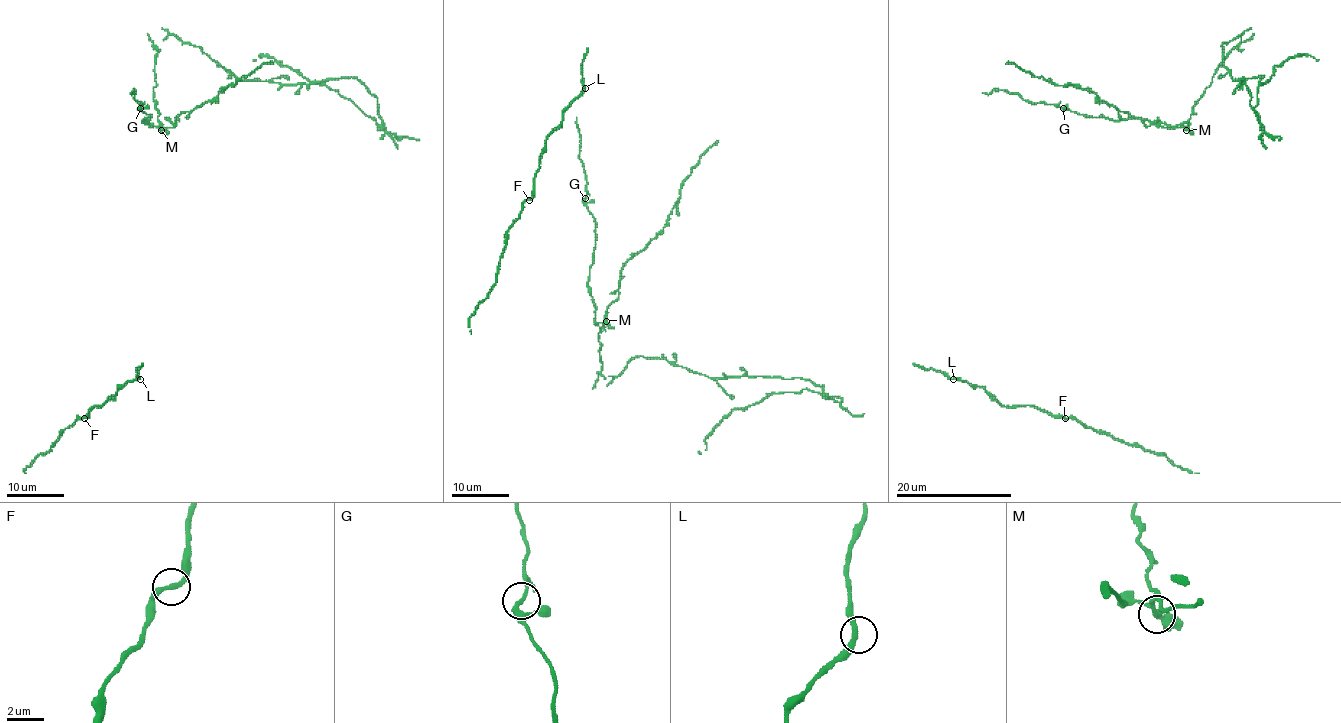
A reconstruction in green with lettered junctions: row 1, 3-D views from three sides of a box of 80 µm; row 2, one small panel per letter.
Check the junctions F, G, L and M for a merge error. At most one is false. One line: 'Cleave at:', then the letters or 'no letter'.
Cleave at: M

